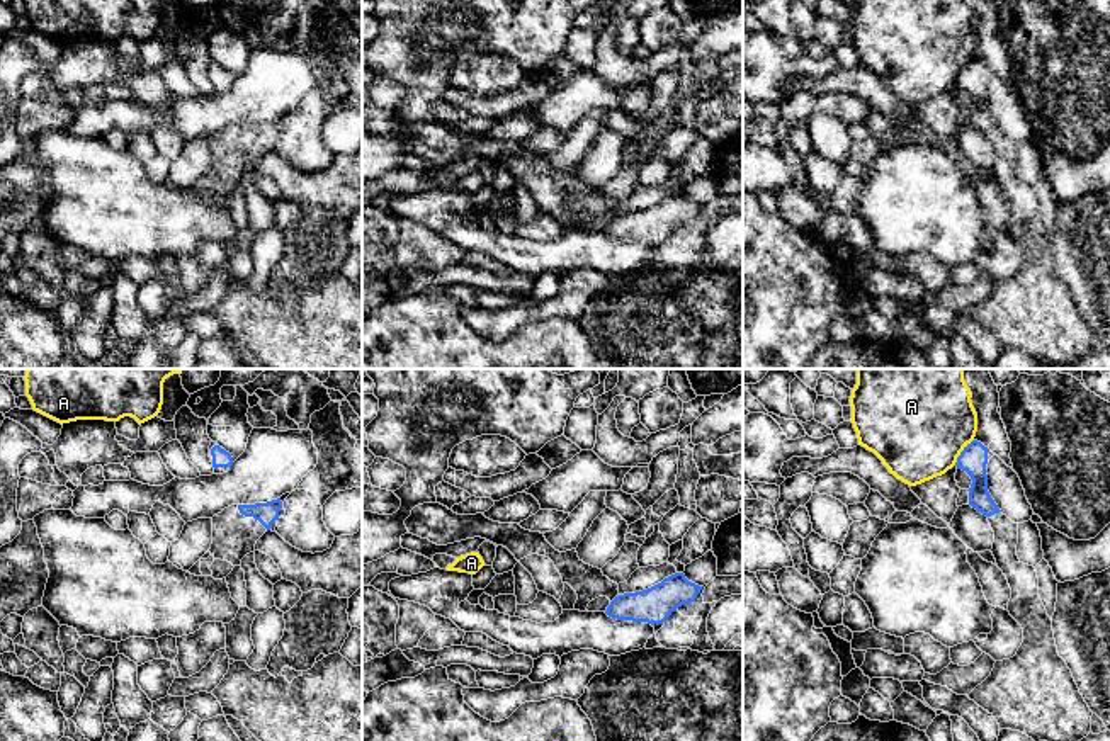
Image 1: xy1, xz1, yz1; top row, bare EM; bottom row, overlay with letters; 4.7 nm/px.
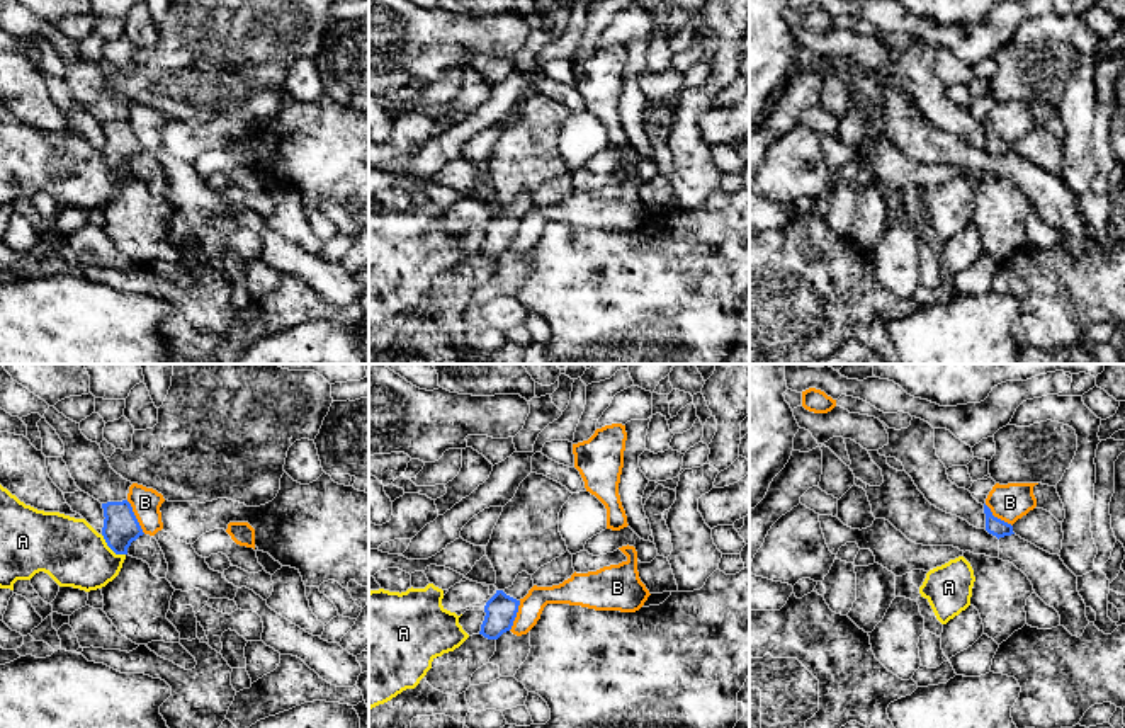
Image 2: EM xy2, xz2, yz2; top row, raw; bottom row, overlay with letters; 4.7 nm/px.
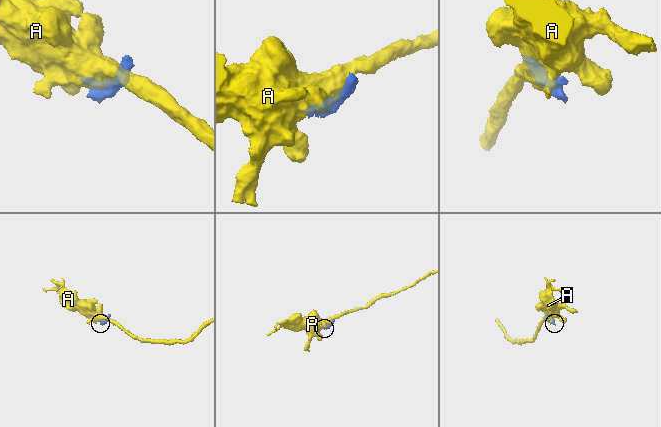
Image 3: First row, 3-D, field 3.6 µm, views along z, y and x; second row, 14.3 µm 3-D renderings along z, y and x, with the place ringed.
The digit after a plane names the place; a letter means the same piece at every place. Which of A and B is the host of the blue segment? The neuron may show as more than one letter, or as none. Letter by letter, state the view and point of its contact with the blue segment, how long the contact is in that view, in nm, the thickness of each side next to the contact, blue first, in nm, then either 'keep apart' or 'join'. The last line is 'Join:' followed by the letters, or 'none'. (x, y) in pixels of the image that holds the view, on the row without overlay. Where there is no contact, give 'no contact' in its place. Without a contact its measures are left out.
A: meets blue in xy2 at (111, 167); contact 160 nm long; 170 nm thick on the blue side, 300 nm on the other; keep apart
B: meets blue in xy2 at (135, 136); contact 180 nm long; 170 nm thick on the blue side, 140 nm on the other; keep apart
Join: none

